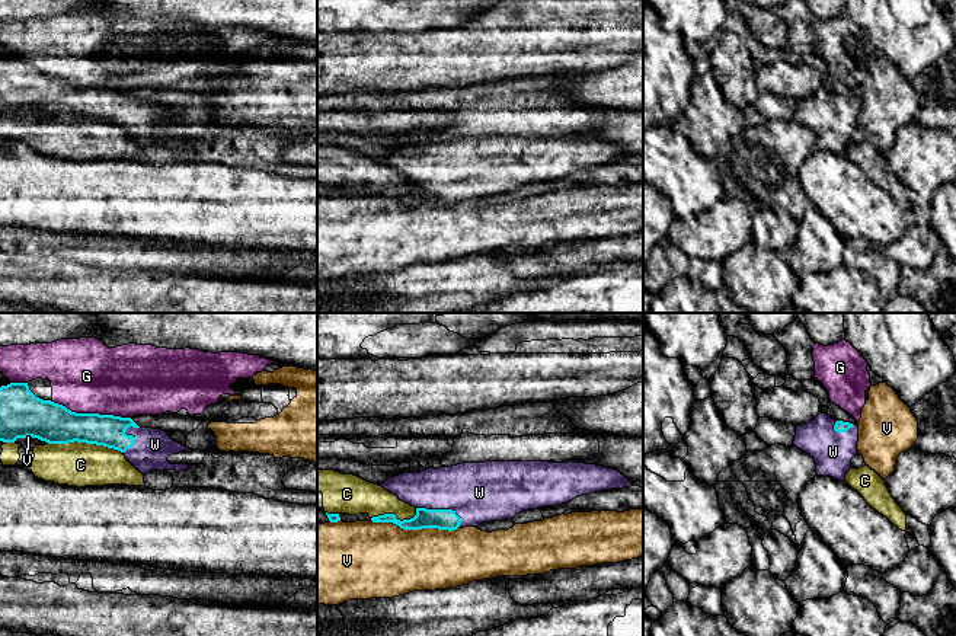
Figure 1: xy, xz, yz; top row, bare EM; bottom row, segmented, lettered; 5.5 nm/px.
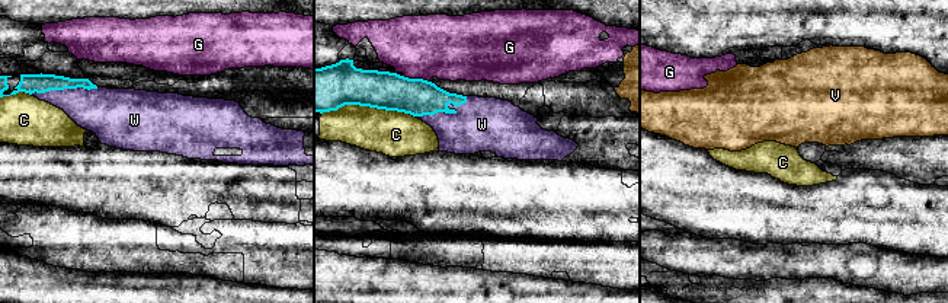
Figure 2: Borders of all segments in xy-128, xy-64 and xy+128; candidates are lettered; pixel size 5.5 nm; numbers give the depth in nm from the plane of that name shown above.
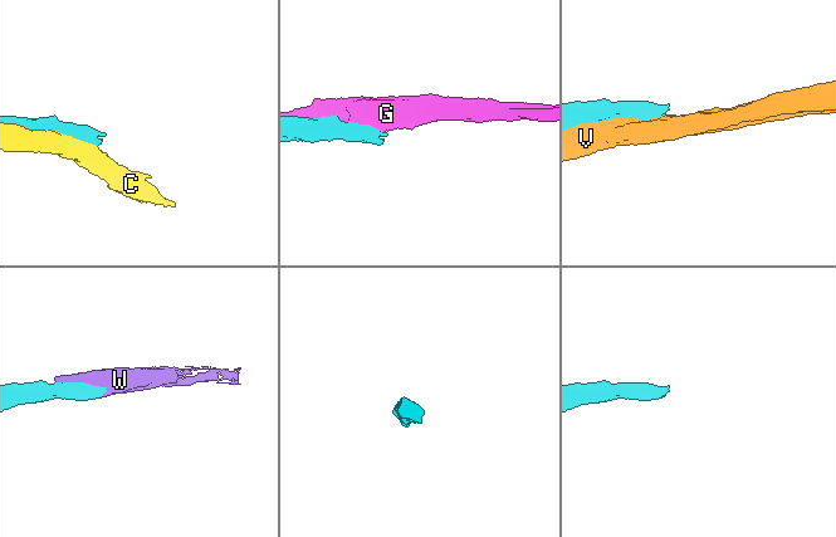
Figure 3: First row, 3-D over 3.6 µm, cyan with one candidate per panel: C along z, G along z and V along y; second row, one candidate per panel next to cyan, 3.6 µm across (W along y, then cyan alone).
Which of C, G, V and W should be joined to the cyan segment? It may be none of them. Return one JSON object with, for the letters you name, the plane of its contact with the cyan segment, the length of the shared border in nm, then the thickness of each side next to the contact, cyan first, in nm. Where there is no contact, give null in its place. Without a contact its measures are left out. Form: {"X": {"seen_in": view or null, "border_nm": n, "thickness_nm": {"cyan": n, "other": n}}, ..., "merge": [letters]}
{"W": {"seen_in": "xz", "border_nm": 280, "thickness_nm": {"cyan": 110, "other": 340}}, "merge": ["W"]}

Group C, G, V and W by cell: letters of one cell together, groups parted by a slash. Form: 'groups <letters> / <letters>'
groups C / G / V / W

